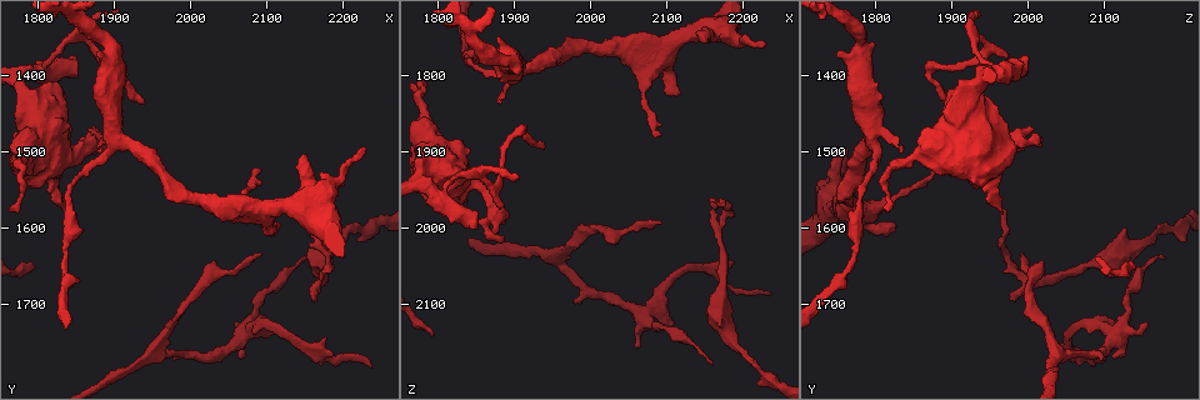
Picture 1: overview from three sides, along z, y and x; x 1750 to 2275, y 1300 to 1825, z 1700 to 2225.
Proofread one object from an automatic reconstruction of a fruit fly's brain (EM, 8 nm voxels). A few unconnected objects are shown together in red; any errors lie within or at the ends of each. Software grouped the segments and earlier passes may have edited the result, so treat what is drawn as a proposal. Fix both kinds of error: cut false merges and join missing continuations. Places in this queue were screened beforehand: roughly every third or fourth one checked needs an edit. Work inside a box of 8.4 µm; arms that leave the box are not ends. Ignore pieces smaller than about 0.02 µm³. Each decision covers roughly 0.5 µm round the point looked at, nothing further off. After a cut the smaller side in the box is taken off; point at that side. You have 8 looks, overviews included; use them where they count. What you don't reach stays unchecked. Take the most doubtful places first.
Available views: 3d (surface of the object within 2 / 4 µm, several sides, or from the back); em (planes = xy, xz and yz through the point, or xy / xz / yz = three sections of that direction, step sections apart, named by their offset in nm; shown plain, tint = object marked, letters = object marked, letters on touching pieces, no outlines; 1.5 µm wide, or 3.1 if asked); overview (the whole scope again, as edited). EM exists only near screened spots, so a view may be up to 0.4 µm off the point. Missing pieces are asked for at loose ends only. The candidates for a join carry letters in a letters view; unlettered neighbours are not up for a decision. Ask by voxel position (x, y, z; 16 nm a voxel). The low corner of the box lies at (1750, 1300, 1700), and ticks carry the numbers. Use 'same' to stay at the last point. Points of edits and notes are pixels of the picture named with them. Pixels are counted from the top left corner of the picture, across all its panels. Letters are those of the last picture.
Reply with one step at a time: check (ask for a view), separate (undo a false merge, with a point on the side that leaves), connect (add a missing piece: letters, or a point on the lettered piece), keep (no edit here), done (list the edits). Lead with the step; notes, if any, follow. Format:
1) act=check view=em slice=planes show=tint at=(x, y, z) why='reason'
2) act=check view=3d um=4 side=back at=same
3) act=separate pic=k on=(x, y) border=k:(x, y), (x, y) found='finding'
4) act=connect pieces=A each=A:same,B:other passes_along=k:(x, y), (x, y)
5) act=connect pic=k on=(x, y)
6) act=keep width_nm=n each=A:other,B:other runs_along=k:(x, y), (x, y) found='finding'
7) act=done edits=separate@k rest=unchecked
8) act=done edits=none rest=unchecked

act=check view=em slice=planes show=tint at=(2090, 1630, 1990) why='tapers out'

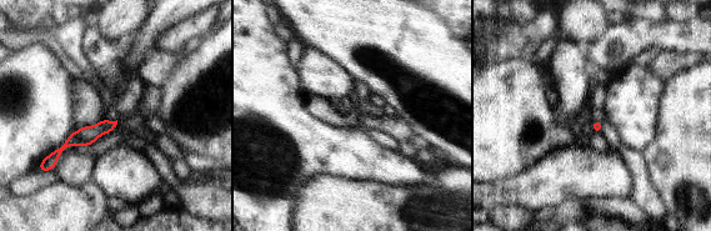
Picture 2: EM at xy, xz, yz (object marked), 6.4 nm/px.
act=check view=em slice=planes show=letters at=same why='see the neighbours'

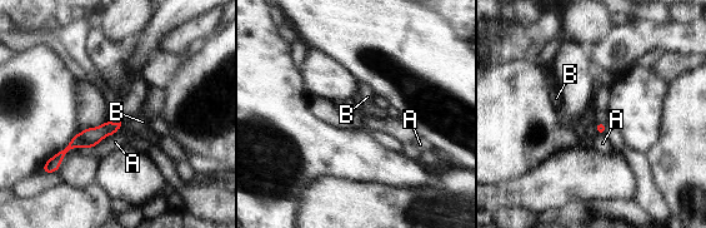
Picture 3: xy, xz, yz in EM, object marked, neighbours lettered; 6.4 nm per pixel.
act=keep longest_contact=B:90nm each=A:other,B:other border=3:(121, 122), (115, 133) found='none of them fits'

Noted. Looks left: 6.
act=check view=em slice=planes show=letters at=(2225, 1495, 1755) why='tapers out'

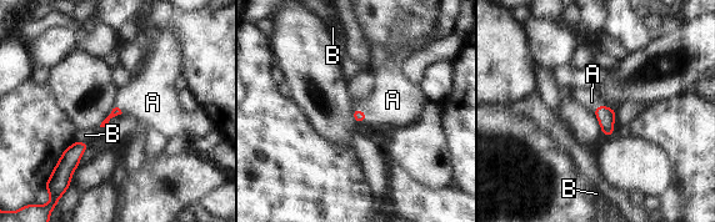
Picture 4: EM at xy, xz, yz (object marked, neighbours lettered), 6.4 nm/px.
act=connect pic=4 on=(393, 100) each=A:same,B:other passes_along=4:(359, 116), (361, 111), (393, 100) found='it goes on there'

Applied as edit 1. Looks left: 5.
act=check view=3d um=4 at=(2070, 1735, 2120) why='three arms meet'

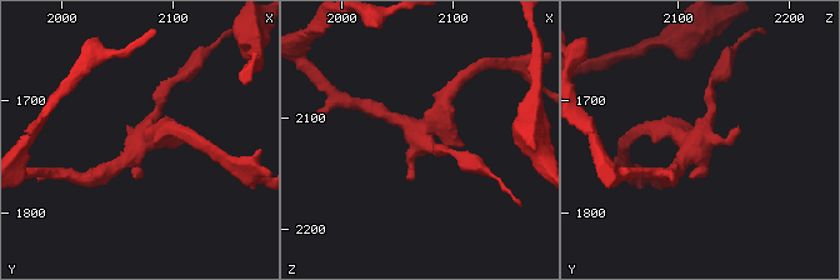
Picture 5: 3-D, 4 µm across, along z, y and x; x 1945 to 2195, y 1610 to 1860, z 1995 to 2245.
act=check view=em slice=planes show=letters at=(2068, 1734, 2120) why='shape alone is not enough'

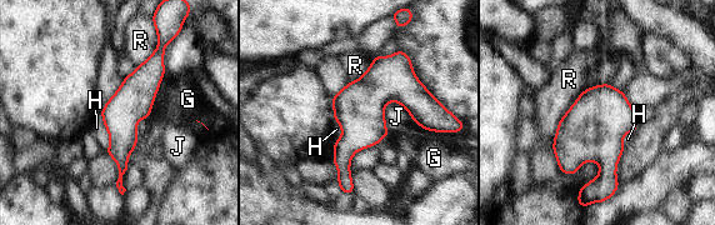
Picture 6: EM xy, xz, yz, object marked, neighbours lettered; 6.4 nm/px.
act=keep width_nm=240 each=G:other,H:other,J:other,R:other runs_along=6:(158, 54), (121, 113), (119, 185) found='all the same neuron'

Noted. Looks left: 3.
act=check view=em slice=planes show=tint at=(2235, 1780, 2085) why='long arm stops here'

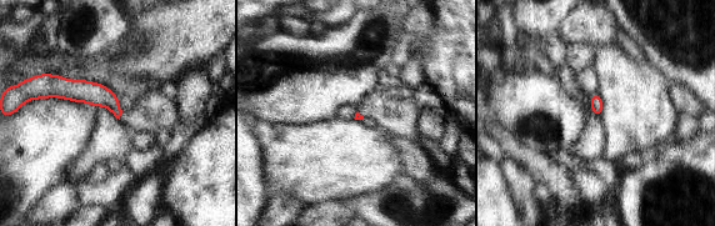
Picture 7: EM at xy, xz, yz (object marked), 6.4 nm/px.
act=check view=em slice=planes show=letters at=same

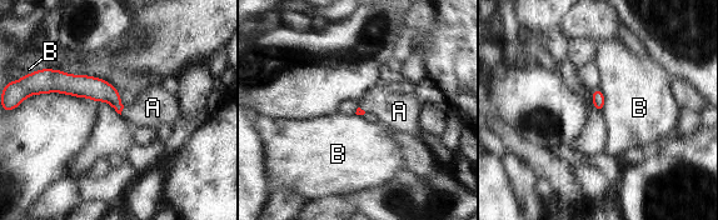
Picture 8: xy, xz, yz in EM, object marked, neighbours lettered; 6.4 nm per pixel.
act=connect pic=8 on=(153, 108) each=A:same,B:other found='it goes on there'

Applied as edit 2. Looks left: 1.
act=done edits=connect@4,connect@8 rest=unchecked

